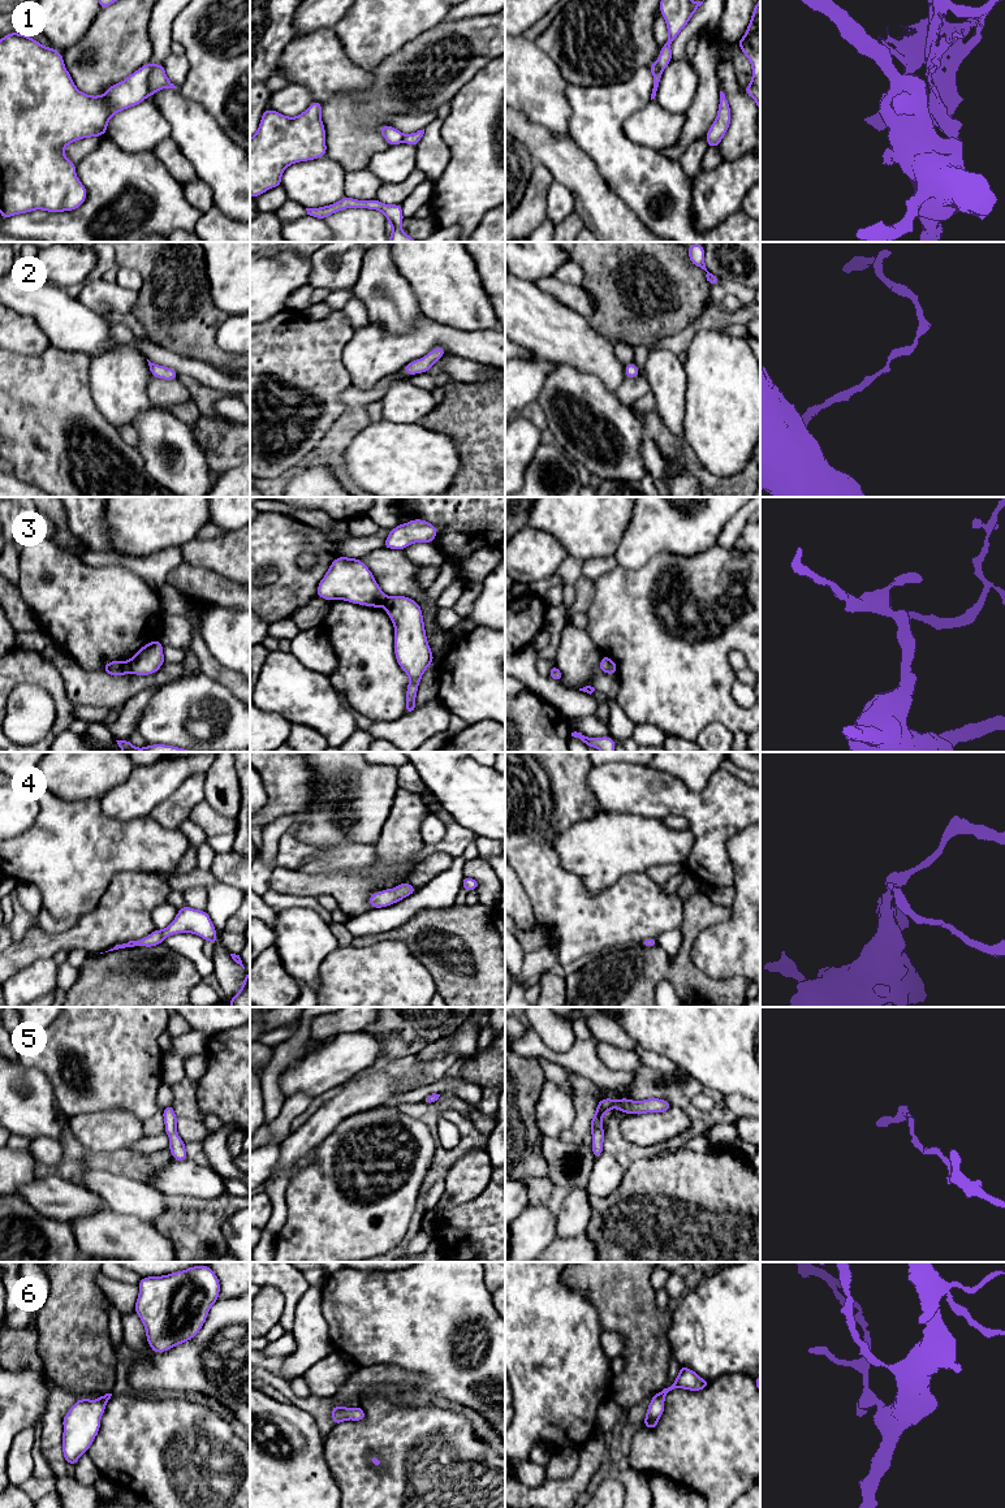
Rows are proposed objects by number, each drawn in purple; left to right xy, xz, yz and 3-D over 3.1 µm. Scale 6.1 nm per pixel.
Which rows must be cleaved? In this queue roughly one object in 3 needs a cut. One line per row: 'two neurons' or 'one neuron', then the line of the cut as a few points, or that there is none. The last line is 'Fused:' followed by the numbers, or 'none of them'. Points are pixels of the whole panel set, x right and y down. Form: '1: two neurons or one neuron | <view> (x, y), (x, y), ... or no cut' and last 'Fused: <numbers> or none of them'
1: two neurons | xy (151, 64), (147, 94)
2: one neuron | no cut
3: two neurons | xy (126, 661), (130, 672)
4: one neuron | no cut
5: one neuron | no cut
6: one neuron | no cut
Fused: 1, 3

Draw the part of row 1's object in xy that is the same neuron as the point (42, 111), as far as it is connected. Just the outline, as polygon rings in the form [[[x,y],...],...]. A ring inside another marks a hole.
[[[9,33],[4,38],[0,39],[0,215],[3,219],[8,219],[14,215],[27,213],[36,209],[43,209],[47,212],[65,212],[65,211],[74,211],[81,207],[87,196],[87,190],[83,183],[78,180],[76,174],[76,164],[70,161],[64,155],[64,148],[70,144],[72,142],[91,138],[91,137],[102,137],[107,131],[107,125],[113,114],[131,108],[148,96],[148,75],[152,70],[151,62],[145,64],[142,68],[131,73],[124,81],[112,85],[103,95],[92,96],[81,92],[69,72],[65,68],[62,53],[59,51],[46,47],[39,42],[34,40],[26,34],[20,33]]]

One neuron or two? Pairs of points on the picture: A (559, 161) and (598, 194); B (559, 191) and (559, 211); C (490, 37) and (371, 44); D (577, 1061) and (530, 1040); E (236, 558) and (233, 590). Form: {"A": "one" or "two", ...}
{"A": "one", "B": "one", "C": "two", "D": "one", "E": "two"}

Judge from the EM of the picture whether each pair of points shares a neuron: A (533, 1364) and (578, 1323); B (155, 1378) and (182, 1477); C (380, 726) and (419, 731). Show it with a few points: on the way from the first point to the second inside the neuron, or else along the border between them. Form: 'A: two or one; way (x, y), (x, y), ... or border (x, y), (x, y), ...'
A: one; way (544, 1352), (566, 1330)
B: two; border (165, 1394), (180, 1394), (182, 1396)
C: one; way (389, 731), (410, 731)

